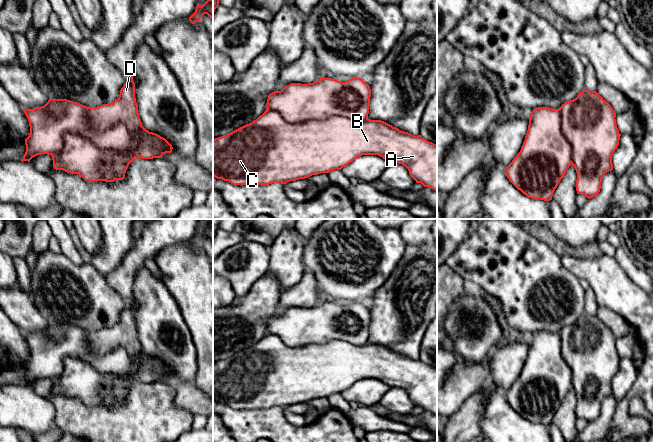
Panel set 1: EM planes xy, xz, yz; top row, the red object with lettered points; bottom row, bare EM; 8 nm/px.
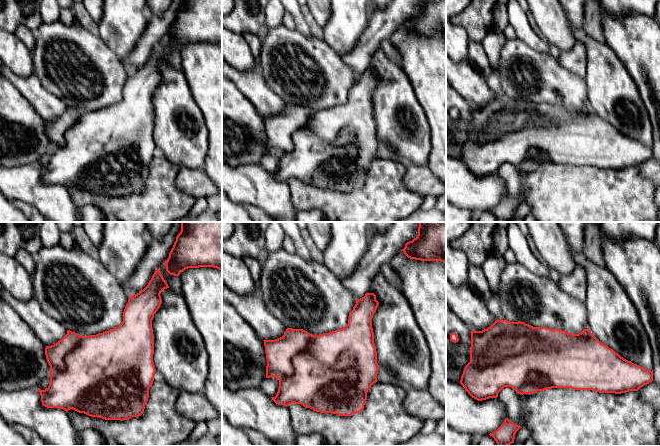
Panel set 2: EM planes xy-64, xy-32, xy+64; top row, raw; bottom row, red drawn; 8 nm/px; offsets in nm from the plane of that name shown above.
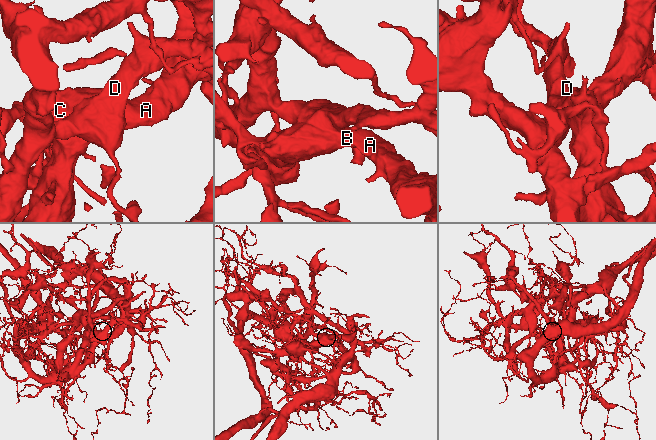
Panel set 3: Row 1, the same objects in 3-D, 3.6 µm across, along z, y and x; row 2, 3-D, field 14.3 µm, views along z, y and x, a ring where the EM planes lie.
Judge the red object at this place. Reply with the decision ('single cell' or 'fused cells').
fused cells

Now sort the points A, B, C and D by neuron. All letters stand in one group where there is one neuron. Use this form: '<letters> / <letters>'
A B C / D

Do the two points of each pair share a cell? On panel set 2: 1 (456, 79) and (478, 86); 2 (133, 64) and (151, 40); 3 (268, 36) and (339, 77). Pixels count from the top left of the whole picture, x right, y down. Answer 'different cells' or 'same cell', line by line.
1: same cell
2: same cell
3: same cell

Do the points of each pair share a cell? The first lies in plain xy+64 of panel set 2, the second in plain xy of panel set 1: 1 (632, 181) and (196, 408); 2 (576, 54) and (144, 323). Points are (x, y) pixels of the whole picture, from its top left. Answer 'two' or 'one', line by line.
1: two
2: two

